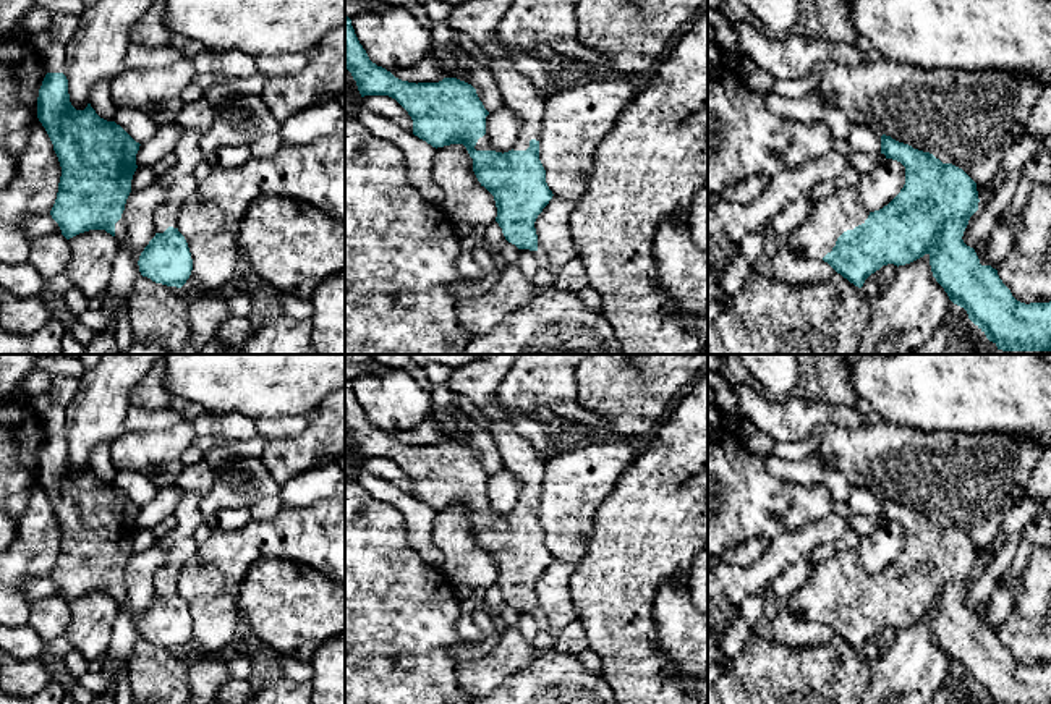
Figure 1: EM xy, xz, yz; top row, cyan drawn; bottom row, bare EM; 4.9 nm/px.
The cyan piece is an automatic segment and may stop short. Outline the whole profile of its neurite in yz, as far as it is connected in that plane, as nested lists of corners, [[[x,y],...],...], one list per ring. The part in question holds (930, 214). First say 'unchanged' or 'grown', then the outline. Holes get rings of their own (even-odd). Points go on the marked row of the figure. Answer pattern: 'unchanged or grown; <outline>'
grown; [[[886,134],[881,136],[881,154],[905,167],[905,184],[887,206],[870,212],[860,204],[857,193],[836,191],[816,201],[806,222],[772,244],[828,262],[858,288],[883,265],[899,267],[928,254],[933,277],[949,299],[967,311],[968,319],[998,350],[1051,351],[1051,301],[1017,301],[998,270],[981,265],[975,249],[962,240],[970,217],[978,210],[977,183],[962,168]]]

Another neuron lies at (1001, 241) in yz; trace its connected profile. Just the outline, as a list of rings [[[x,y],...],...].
[[[1019,214],[1001,222],[986,240],[986,257],[993,269],[999,269],[1014,248]]]

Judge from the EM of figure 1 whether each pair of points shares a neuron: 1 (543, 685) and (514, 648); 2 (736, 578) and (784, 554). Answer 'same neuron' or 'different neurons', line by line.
1: different neurons
2: same neuron

